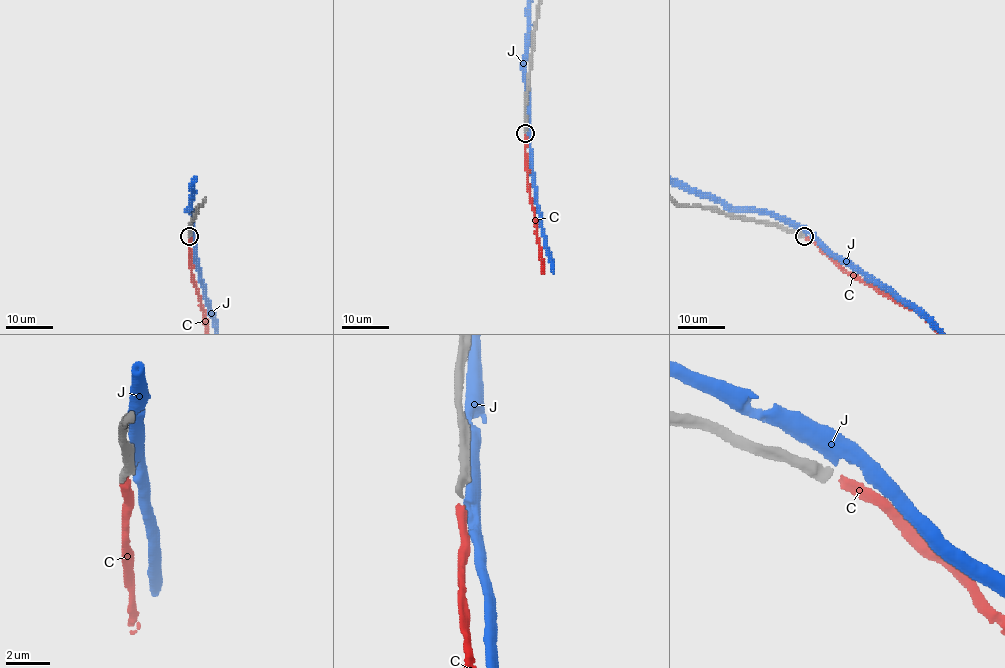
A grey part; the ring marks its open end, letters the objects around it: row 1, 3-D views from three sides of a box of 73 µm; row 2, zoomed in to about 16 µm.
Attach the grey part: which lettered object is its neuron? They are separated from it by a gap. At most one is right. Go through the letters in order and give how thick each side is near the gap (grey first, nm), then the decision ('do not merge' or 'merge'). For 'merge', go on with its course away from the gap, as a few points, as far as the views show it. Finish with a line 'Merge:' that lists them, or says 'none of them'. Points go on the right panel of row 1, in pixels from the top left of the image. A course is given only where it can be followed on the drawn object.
C: calibres 360 and 400 nm; merge
J: calibres 360 and 600 nm; do not merge
Merge: C

